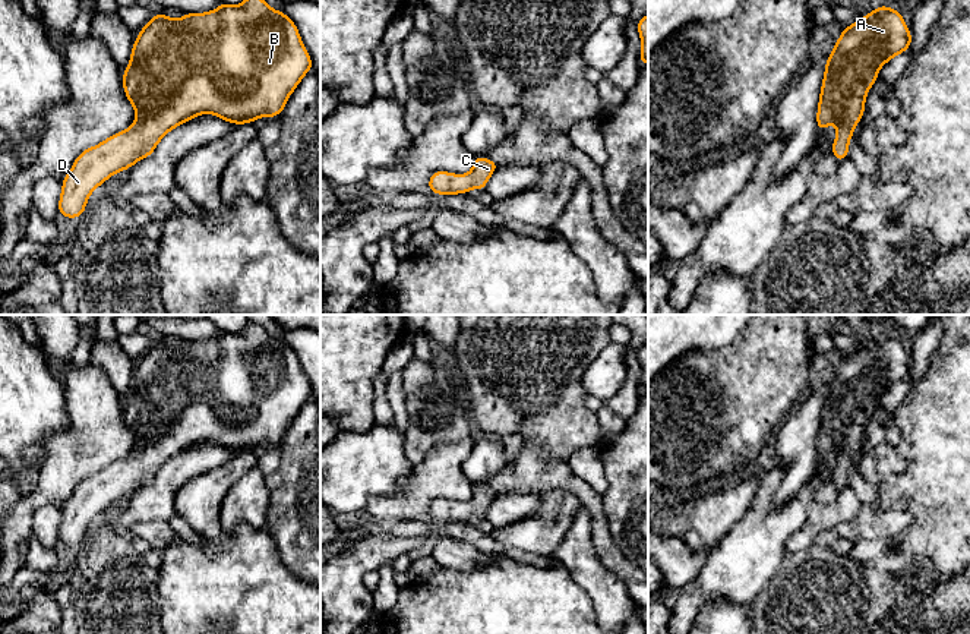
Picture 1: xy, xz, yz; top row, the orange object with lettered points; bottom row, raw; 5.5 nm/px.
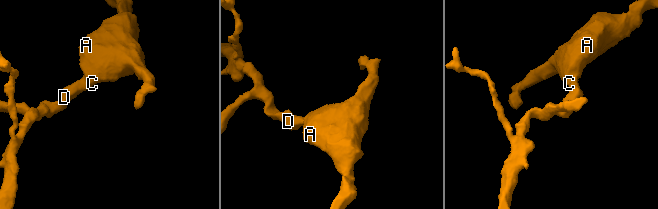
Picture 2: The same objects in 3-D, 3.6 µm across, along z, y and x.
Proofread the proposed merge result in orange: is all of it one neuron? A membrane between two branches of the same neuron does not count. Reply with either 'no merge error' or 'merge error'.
no merge error

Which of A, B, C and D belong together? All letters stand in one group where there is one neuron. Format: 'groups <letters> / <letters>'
groups A B C D

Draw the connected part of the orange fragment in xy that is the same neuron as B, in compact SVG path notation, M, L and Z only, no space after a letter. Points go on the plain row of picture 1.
M249 321L240 334L219 331L217 338L186 341L180 347L158 338L140 357L123 400L124 422L136 438L135 451L79 482L63 507L59 543L83 543L88 526L99 512L148 486L171 457L193 445L209 441L244 452L279 444L310 397L313 391L296 351L255 322Z

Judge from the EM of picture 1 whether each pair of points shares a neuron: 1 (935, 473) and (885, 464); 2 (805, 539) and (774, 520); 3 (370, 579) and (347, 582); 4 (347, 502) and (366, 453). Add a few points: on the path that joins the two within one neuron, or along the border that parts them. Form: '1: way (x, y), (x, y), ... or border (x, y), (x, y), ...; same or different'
1: border (897, 448), (904, 461), (904, 469), (882, 479); different
2: border (811, 502), (806, 520), (789, 538), (784, 546); different
3: border (376, 568), (363, 577), (363, 584), (372, 593); different
4: way (347, 491), (347, 473), (356, 464); same

